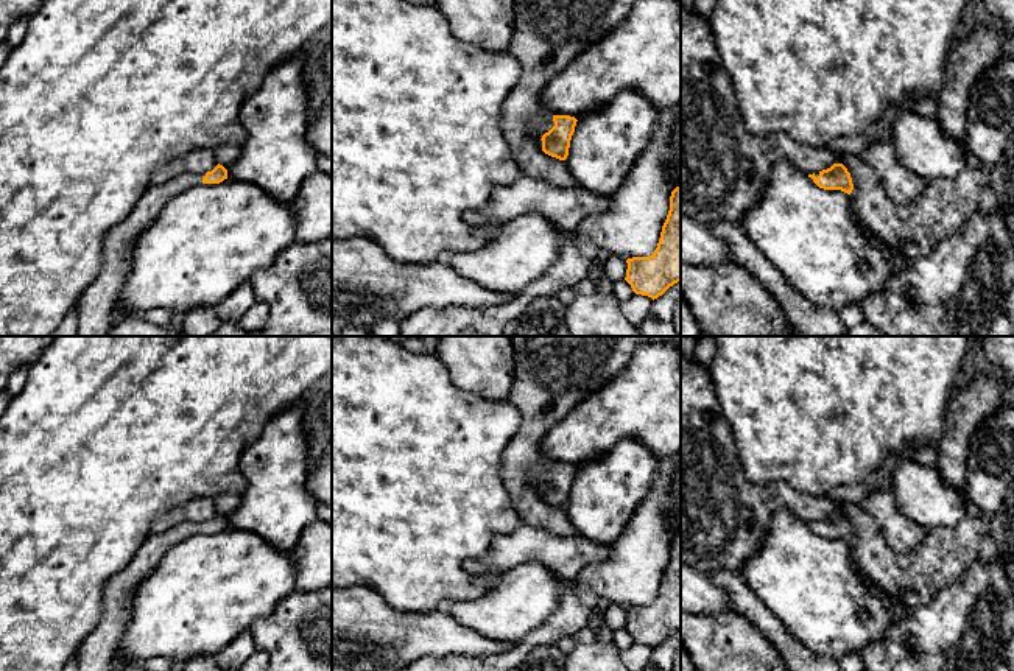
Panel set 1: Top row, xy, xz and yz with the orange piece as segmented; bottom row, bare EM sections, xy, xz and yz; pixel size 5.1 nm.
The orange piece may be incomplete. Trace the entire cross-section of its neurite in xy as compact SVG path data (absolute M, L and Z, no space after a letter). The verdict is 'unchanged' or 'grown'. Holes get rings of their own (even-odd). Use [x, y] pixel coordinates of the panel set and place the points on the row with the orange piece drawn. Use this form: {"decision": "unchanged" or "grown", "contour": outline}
{"decision": "grown", "contour": "M217 165L207 173L182 173L162 185L150 185L132 212L109 230L100 276L83 291L78 304L78 336L107 336L121 288L131 271L134 244L168 201L190 187L220 184L227 170Z"}

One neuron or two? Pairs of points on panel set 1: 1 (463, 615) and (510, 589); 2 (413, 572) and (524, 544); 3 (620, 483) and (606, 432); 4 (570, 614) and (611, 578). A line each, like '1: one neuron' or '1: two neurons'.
1: one neuron
2: two neurons
3: two neurons
4: two neurons

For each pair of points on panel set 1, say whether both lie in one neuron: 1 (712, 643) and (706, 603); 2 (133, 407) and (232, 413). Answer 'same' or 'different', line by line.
1: different
2: same

